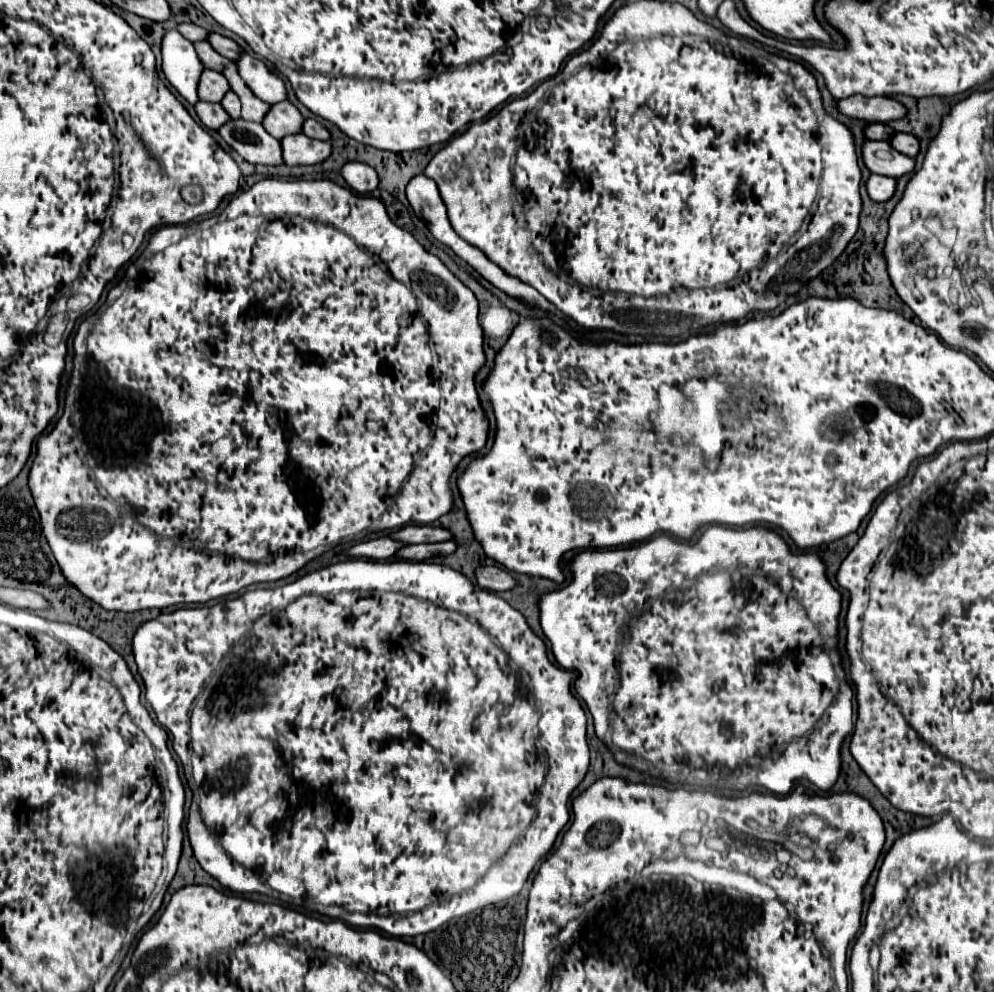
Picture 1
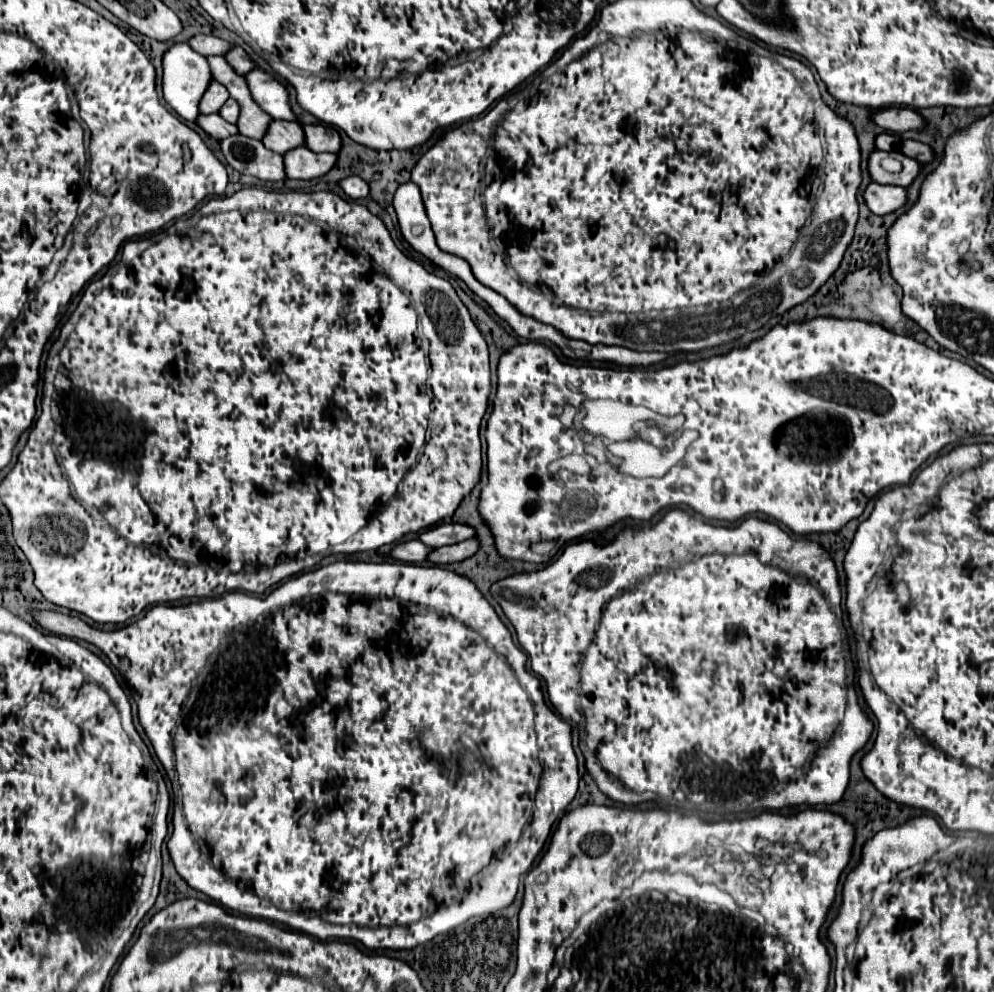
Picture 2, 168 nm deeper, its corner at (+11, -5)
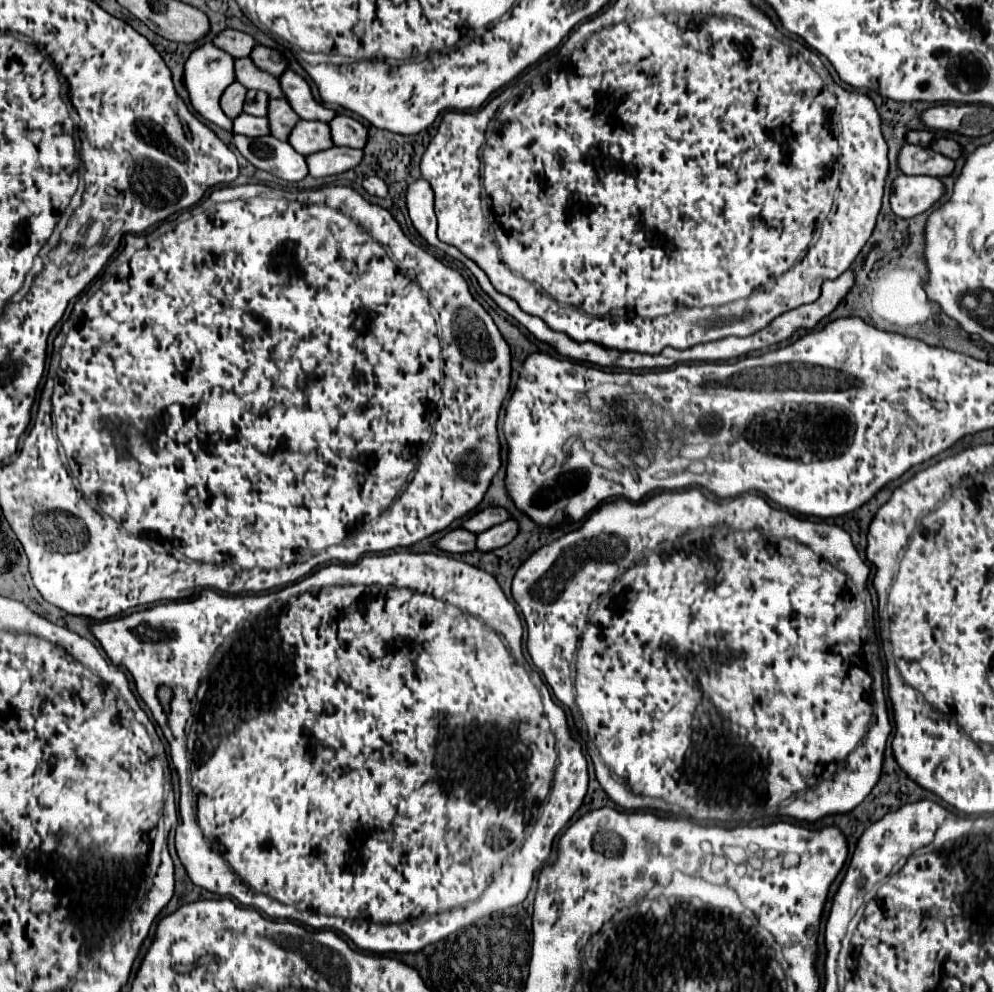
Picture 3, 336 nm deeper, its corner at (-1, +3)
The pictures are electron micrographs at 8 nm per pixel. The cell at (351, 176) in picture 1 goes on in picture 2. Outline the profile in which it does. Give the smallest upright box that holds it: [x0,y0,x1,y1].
[339,177,369,199]

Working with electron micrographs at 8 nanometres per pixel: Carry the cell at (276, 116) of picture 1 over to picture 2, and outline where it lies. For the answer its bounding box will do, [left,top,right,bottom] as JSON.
[263,119,303,155]

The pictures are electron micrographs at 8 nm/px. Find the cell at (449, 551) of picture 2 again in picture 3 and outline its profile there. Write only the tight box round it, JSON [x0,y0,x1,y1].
[477,519,519,551]

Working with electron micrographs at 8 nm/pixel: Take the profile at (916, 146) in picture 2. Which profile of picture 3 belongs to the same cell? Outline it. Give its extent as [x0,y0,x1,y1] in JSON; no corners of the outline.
[931,139,961,159]

